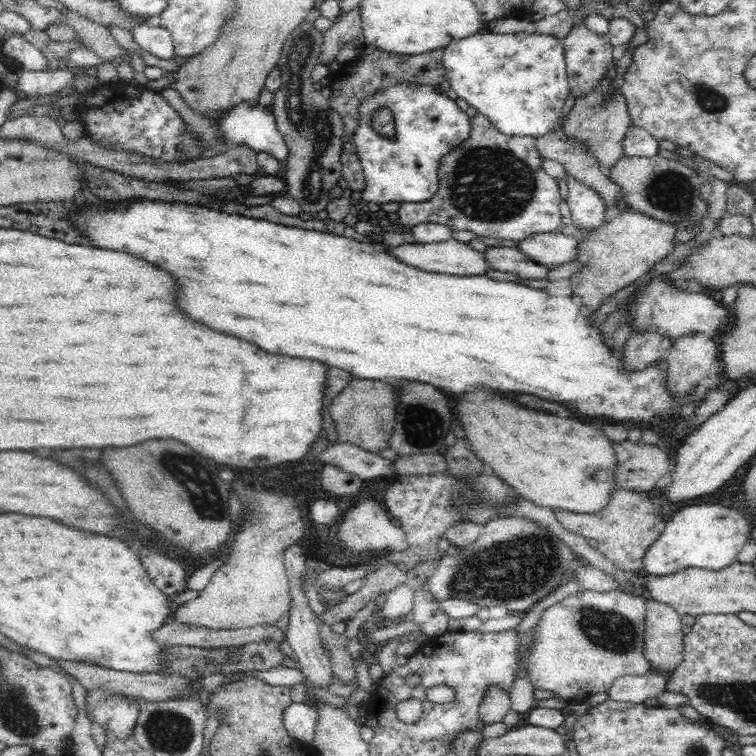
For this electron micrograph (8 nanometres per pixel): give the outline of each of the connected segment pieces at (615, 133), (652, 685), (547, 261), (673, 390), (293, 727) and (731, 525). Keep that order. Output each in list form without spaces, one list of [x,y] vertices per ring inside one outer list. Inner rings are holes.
[[[604,80],[590,95],[576,99],[576,106],[571,108],[565,118],[565,123],[562,125],[562,130],[565,131],[565,134],[568,134],[569,138],[577,139],[577,142],[584,143],[589,154],[597,159],[597,166],[606,173],[620,158],[625,156],[623,153],[623,142],[631,122],[627,113],[625,98],[620,96],[620,94],[616,94],[616,98],[610,104],[606,104],[602,108],[598,108],[598,106],[594,108],[594,104],[600,100],[602,92],[608,86],[610,86],[610,82]]]
[[[649,670],[644,675],[626,675],[617,678],[607,690],[607,699],[618,703],[643,704],[666,690],[665,674]]]
[[[558,230],[546,234],[533,234],[517,243],[516,248],[529,258],[530,262],[536,262],[548,271],[571,262],[571,258],[576,254],[577,245],[577,241],[571,236],[560,234]]]
[[[702,334],[683,335],[675,339],[668,351],[665,364],[665,386],[674,398],[682,398],[710,378],[716,360],[716,344]]]
[[[292,702],[282,710],[282,722],[287,733],[300,743],[310,744],[314,736],[316,710],[304,702]]]
[[[685,504],[666,520],[660,536],[648,547],[642,558],[642,567],[655,577],[668,576],[676,570],[696,568],[720,571],[736,561],[737,554],[749,540],[751,531],[746,515],[736,508],[720,504]]]

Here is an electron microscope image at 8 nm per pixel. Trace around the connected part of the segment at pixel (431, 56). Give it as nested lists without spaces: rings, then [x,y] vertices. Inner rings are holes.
[[[365,45],[360,54],[352,60],[346,61],[337,70],[330,73],[329,87],[332,91],[327,101],[330,108],[337,112],[342,119],[341,136],[341,163],[342,176],[349,183],[350,190],[362,190],[366,186],[366,175],[363,172],[360,157],[355,152],[354,134],[358,132],[359,112],[358,108],[364,98],[379,94],[380,91],[394,87],[395,84],[418,84],[418,86],[439,87],[445,81],[443,69],[443,50],[432,49],[422,54],[403,55],[383,51],[373,46]]]

